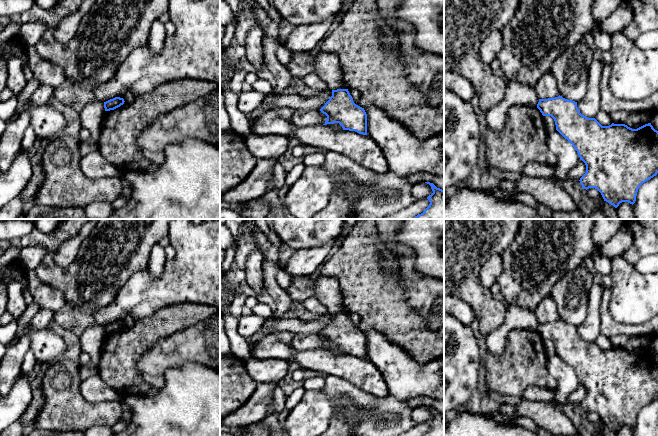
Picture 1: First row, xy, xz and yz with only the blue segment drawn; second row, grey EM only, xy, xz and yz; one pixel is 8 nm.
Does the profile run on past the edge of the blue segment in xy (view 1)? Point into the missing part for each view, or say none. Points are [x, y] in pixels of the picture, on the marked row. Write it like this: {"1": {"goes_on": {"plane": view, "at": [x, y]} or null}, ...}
{"1": {"goes_on": null}}

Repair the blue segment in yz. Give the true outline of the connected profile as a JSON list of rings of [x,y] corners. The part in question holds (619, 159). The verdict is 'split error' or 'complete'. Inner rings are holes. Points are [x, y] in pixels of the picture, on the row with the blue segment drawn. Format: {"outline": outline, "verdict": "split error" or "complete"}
{"outline": [[[558,96],[555,98],[539,99],[537,108],[543,116],[551,116],[556,125],[556,130],[568,140],[577,151],[580,160],[586,165],[586,173],[580,178],[583,189],[597,189],[604,201],[615,208],[622,202],[634,204],[639,187],[658,173],[658,131],[651,123],[637,129],[632,129],[625,124],[602,126],[595,118],[582,115],[577,107],[577,102]]], "verdict": "complete"}

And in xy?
{"outline": [[[115,97],[104,102],[105,111],[114,110],[124,104],[124,99],[120,97]]], "verdict": "complete"}

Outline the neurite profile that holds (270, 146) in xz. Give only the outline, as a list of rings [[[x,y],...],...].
[[[251,132],[246,143],[249,152],[257,159],[278,159],[288,150],[289,138],[287,135],[258,135]]]

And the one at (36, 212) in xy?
[[[34,205],[24,213],[25,219],[88,219],[83,207],[55,208]]]

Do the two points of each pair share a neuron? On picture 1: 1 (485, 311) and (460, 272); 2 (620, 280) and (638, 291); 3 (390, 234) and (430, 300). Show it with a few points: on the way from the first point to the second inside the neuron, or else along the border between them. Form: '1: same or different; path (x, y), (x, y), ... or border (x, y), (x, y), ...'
1: same; path (481, 301), (463, 282)
2: same; path (624, 282), (634, 291)
3: same; path (400, 250), (406, 256), (408, 272), (415, 284)

